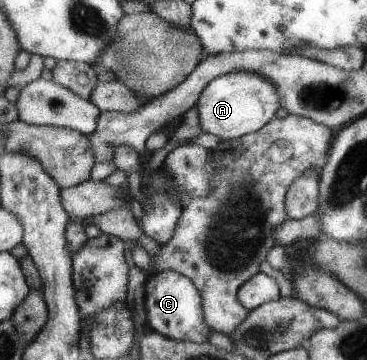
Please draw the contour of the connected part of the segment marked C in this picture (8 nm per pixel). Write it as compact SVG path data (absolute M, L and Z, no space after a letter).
M175 271L151 273L146 282L145 306L147 326L166 337L180 341L206 343L211 338L212 328L204 315L204 295L193 279Z

